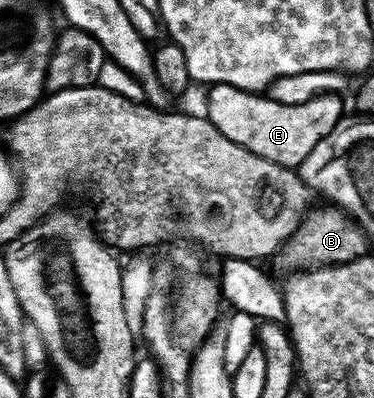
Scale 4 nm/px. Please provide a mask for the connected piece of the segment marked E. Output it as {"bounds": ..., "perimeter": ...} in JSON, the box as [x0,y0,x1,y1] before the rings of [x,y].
{"bounds":[207,86,345,168],"perimeter":[[[215,86],[208,93],[207,117],[219,132],[223,132],[223,136],[227,136],[227,140],[255,152],[255,156],[263,160],[290,168],[299,168],[324,138],[332,139],[338,133],[341,117],[345,114],[344,104],[332,92],[298,106],[273,102],[268,96],[234,86]]]}

